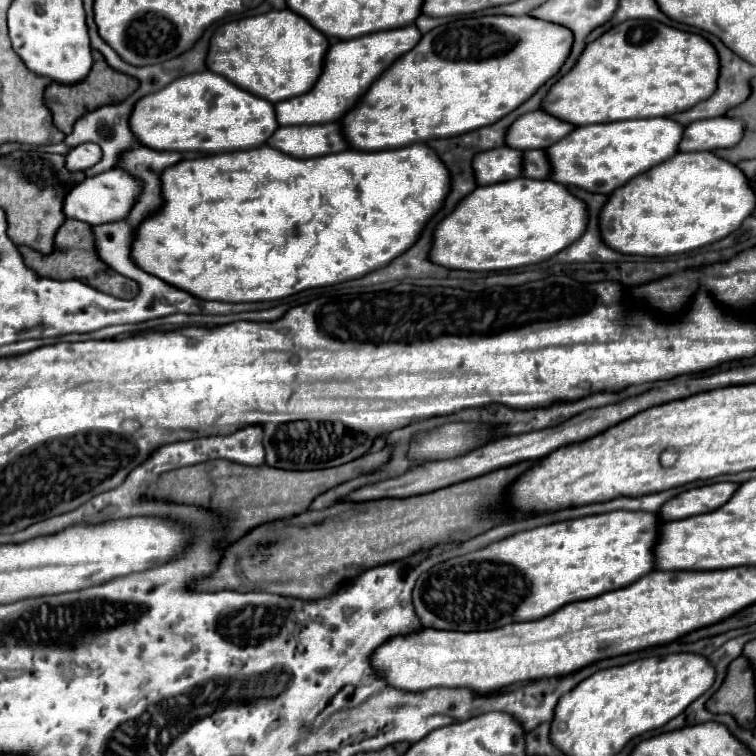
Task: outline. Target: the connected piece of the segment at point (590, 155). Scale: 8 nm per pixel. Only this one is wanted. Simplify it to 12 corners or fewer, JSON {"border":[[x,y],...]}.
{"border":[[671,118],[575,128],[551,180],[607,196],[677,152]]}

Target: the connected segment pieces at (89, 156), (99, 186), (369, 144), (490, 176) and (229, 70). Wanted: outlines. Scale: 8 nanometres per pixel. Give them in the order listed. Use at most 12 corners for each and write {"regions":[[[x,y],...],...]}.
{"regions":[[[93,142],[67,152],[67,170],[85,170],[101,160]],[[123,170],[85,178],[63,214],[91,226],[115,222],[139,196]],[[467,16],[423,34],[339,120],[353,150],[489,126],[571,30]],[[509,146],[473,156],[477,184],[519,178],[523,152]],[[287,8],[221,24],[207,70],[275,104],[311,90],[327,38]]]}

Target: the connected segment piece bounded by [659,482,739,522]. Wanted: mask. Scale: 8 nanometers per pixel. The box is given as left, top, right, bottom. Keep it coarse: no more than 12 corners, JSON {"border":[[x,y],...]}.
{"border":[[733,482],[687,490],[659,510],[663,522],[713,512],[735,494]]}

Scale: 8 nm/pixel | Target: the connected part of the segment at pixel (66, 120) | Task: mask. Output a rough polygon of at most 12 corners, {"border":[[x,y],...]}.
{"border":[[97,50],[77,84],[51,82],[43,92],[63,134],[103,104],[139,86],[113,70]]}

